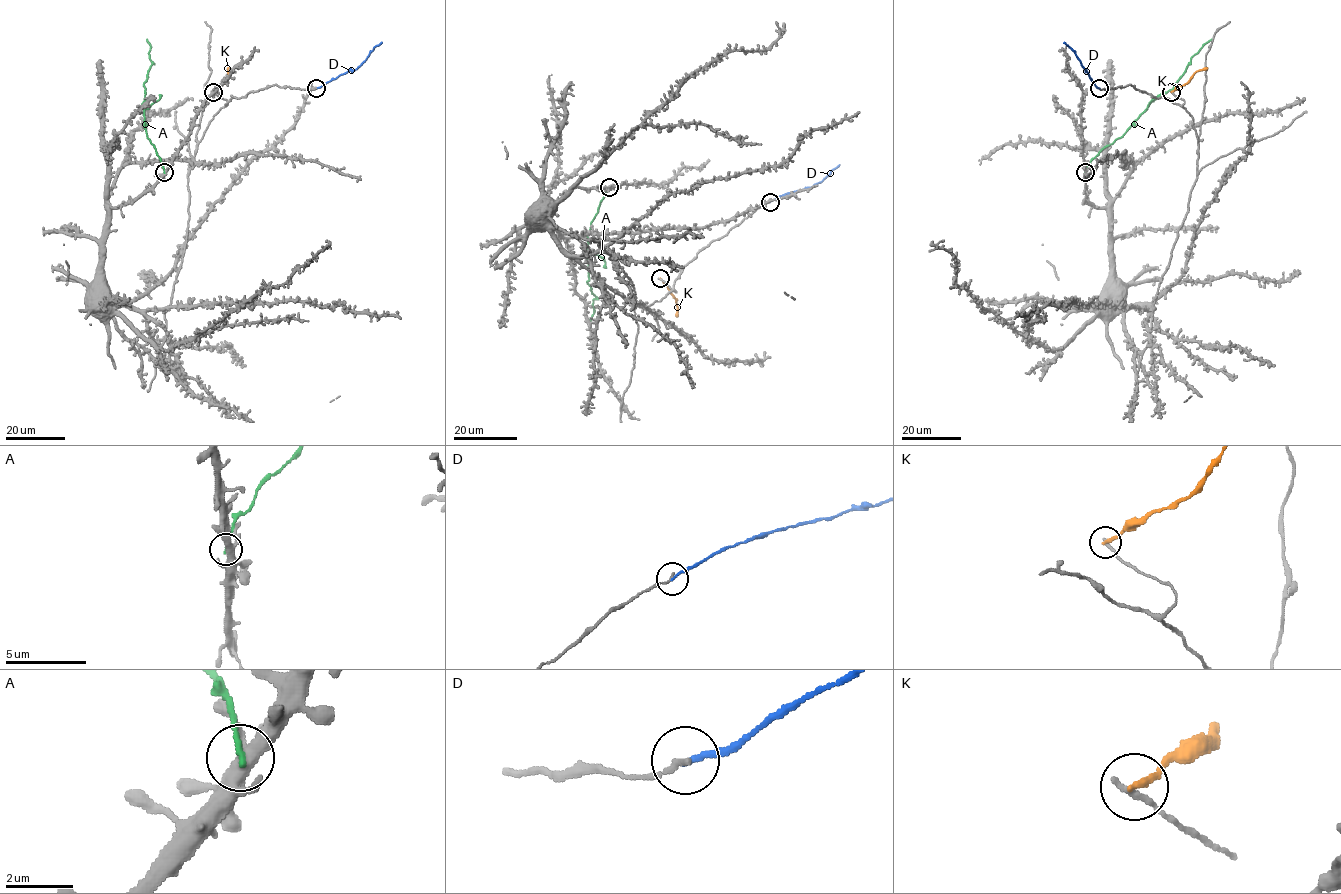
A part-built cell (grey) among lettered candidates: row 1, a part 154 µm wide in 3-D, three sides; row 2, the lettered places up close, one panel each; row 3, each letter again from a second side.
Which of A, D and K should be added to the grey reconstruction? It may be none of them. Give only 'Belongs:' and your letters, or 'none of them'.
Belongs: D

